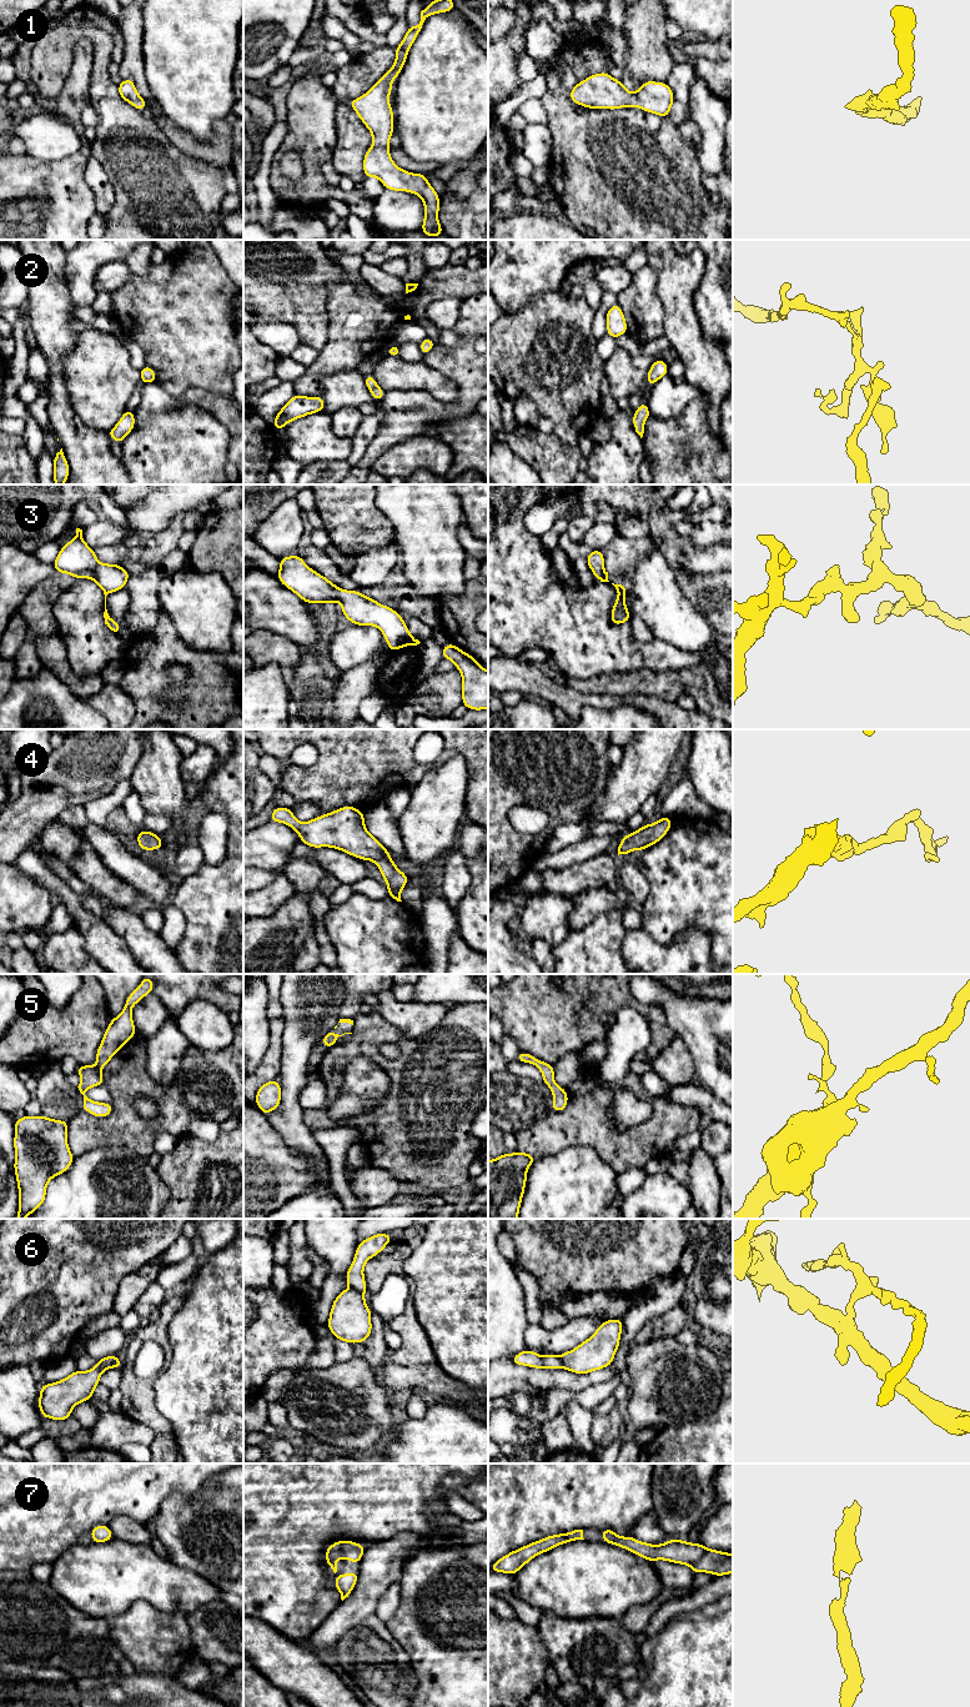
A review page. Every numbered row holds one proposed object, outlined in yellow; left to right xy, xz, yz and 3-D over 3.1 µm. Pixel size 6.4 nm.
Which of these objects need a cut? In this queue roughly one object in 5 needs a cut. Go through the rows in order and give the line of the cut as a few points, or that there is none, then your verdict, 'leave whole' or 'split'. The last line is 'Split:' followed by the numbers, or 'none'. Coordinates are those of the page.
1: no cut | leave whole
2: no cut | leave whole
3: no cut | leave whole
4: no cut | leave whole
5: no cut | leave whole
6: xz (351, 1288), (362, 1294) | split
7: no cut | leave whole
Split: 6

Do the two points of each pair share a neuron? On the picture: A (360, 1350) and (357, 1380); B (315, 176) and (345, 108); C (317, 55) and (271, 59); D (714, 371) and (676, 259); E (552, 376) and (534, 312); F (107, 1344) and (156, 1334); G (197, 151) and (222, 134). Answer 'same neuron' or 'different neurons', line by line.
A: different neurons
B: different neurons
C: different neurons
D: same neuron
E: same neuron
F: different neurons
G: same neuron

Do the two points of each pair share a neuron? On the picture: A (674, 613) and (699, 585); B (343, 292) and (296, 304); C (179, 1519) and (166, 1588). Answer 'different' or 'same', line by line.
A: different
B: different
C: different

